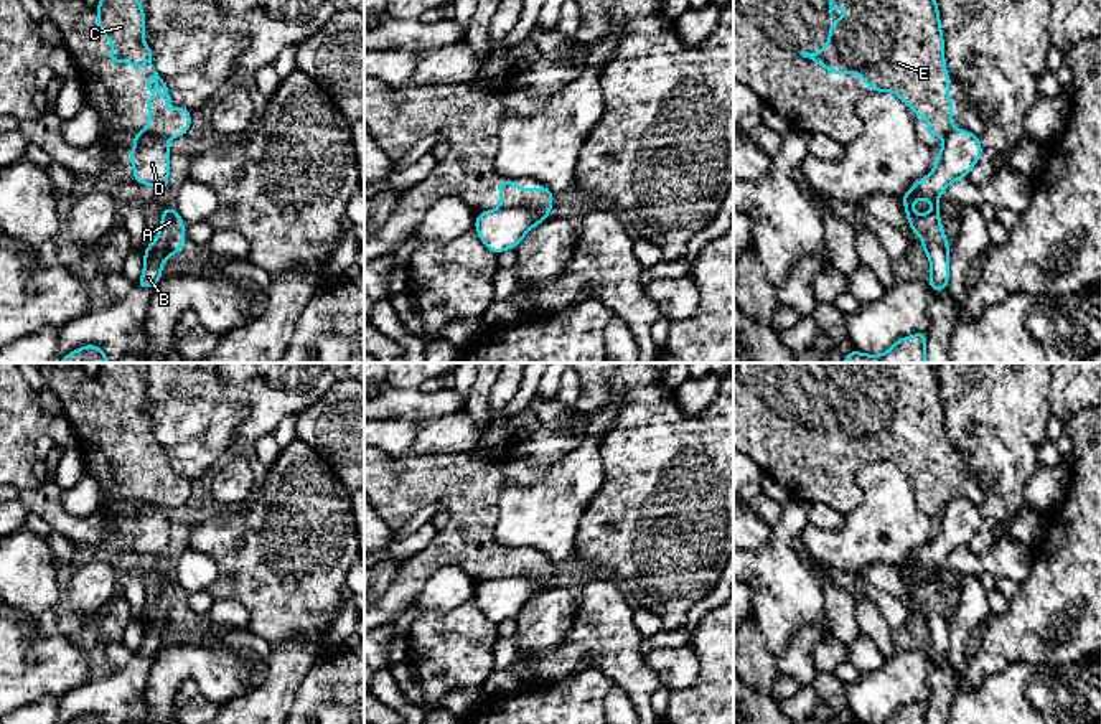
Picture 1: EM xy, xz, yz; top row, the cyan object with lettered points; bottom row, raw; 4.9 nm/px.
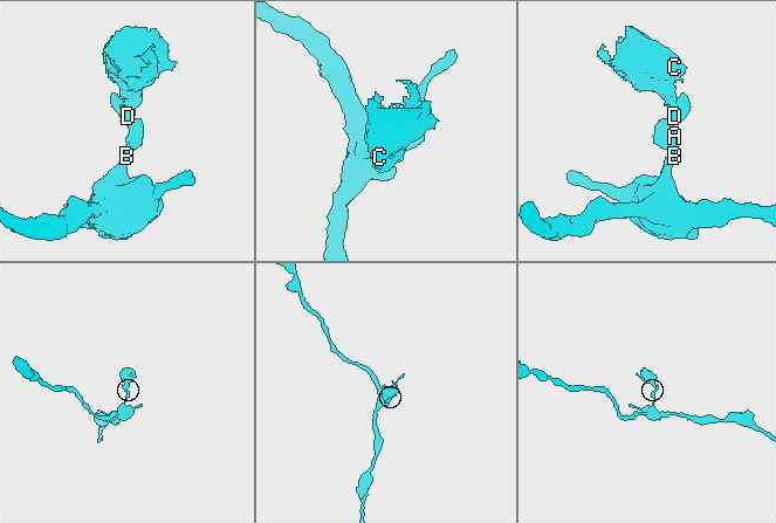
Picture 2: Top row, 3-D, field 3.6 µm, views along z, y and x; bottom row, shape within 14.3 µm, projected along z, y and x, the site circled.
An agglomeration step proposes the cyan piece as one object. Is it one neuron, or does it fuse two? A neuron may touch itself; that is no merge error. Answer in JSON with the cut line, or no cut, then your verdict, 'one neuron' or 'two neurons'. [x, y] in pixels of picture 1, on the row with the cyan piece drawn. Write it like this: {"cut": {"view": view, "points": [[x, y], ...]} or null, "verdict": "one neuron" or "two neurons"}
{"cut": {"view": "xz", "points": [[501, 206], [523, 206], [529, 213], [533, 225]]}, "verdict": "two neurons"}

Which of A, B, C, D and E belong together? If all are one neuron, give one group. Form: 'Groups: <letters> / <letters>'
Groups: A B D / C E

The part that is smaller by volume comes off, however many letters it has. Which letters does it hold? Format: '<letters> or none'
C, E

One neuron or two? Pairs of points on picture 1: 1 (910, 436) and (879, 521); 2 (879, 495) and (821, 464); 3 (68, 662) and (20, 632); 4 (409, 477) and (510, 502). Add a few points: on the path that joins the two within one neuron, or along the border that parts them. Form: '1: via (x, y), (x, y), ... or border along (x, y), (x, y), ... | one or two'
1: border along (897, 465), (910, 482), (917, 502) | two
2: border along (872, 460), (857, 472), (861, 500), (844, 515) | two
3: via (56, 662), (32, 640) | one
4: border along (533, 482), (506, 484), (501, 488), (493, 536) | two

